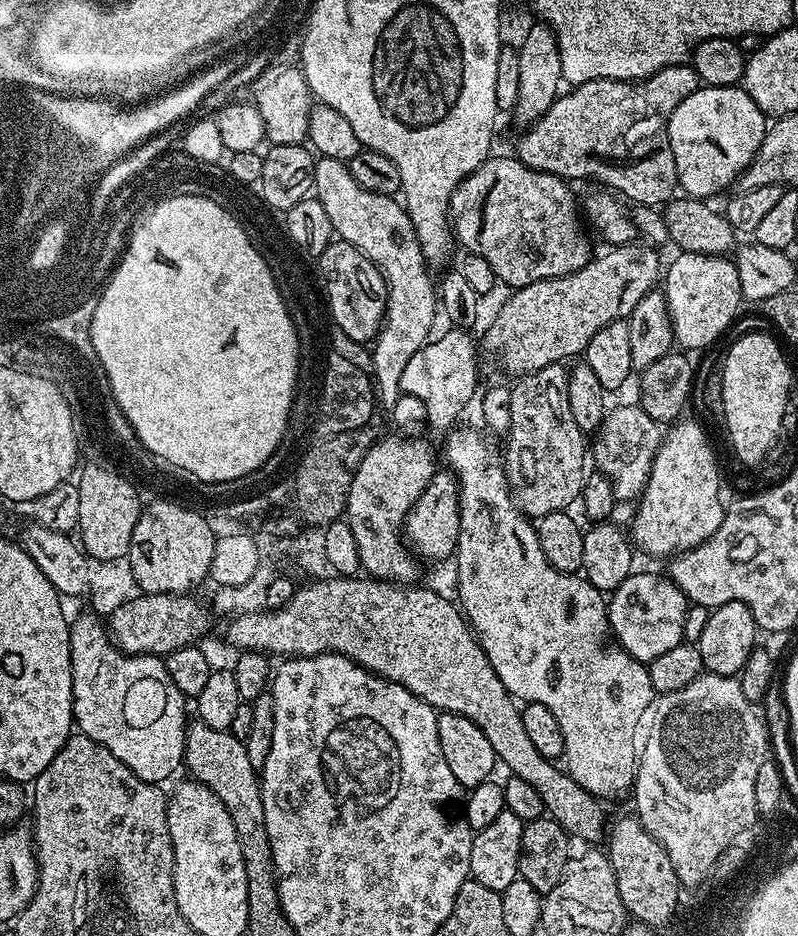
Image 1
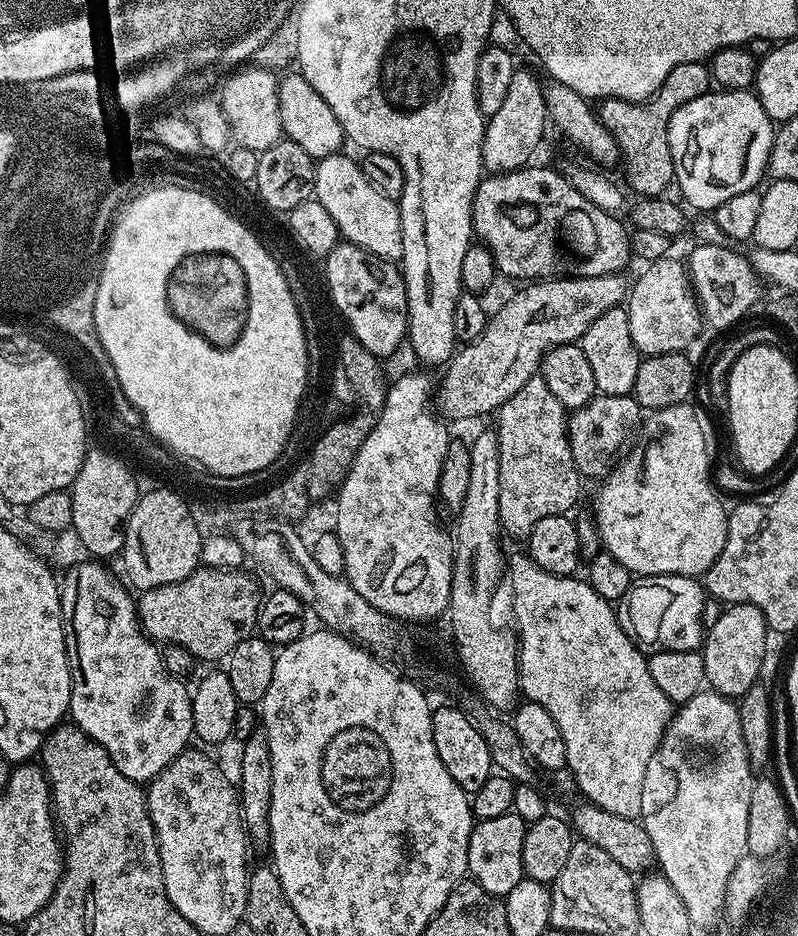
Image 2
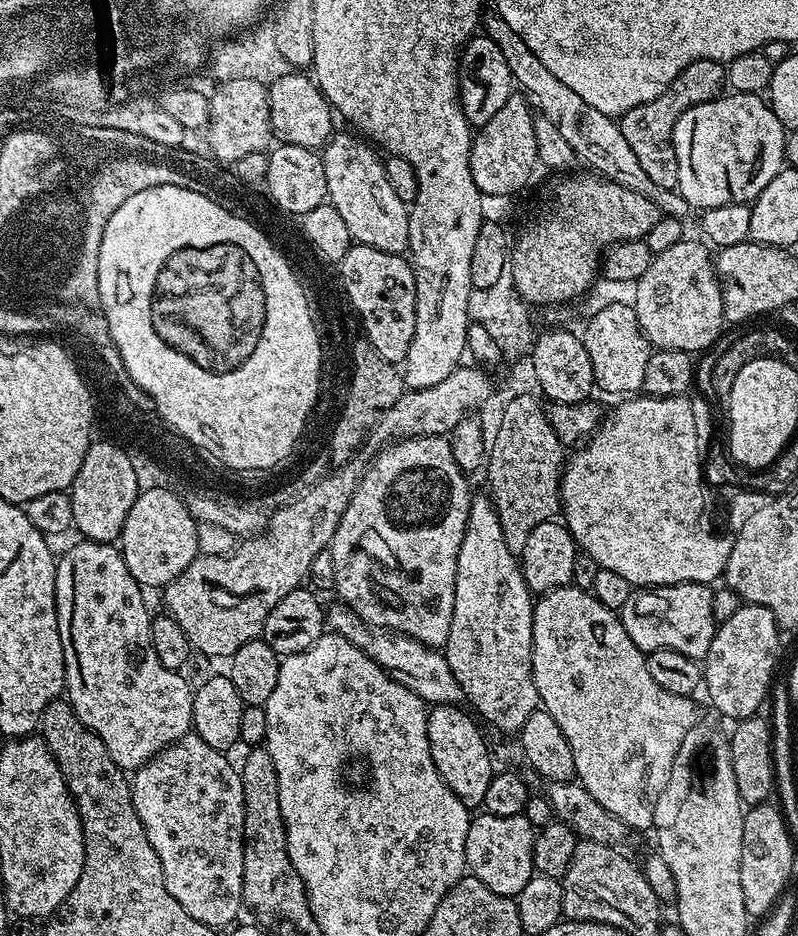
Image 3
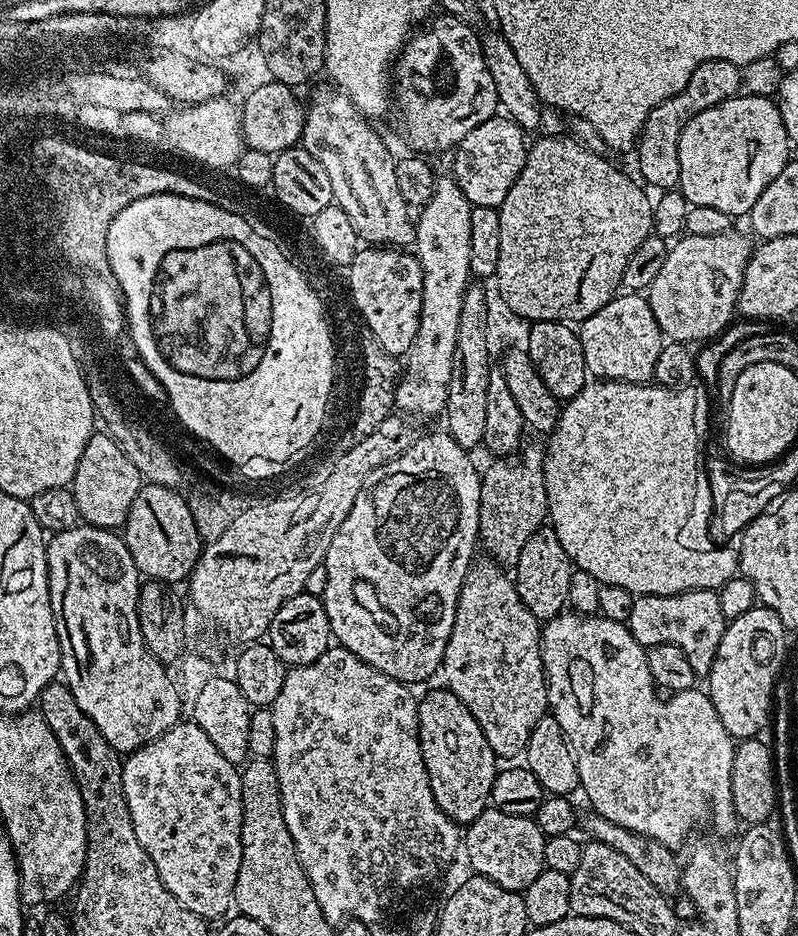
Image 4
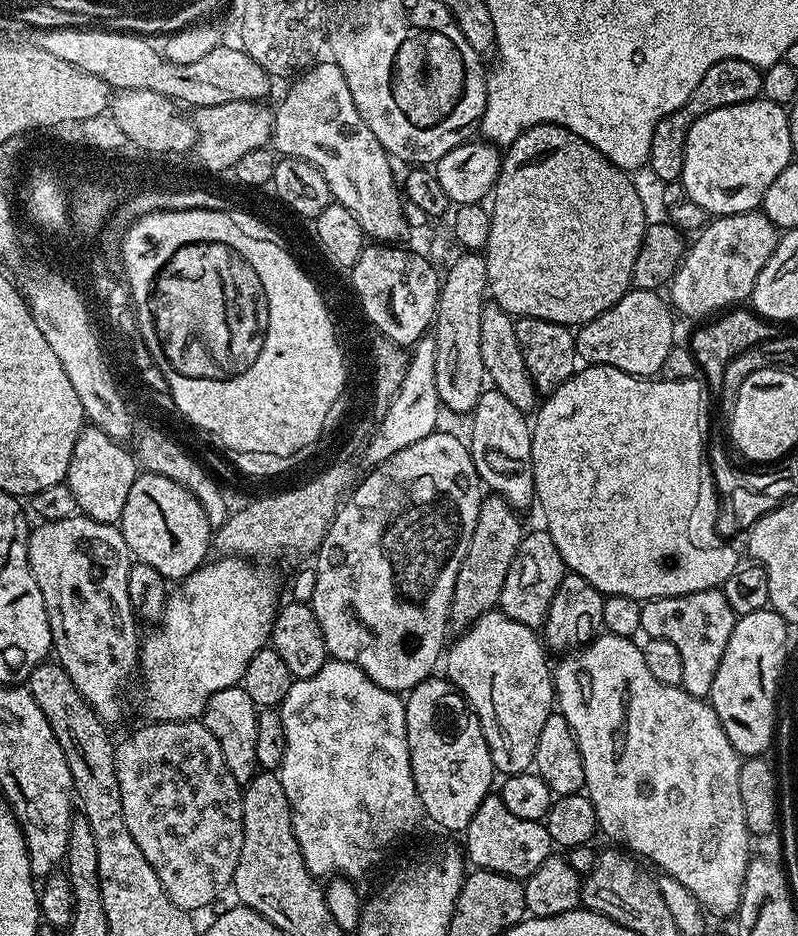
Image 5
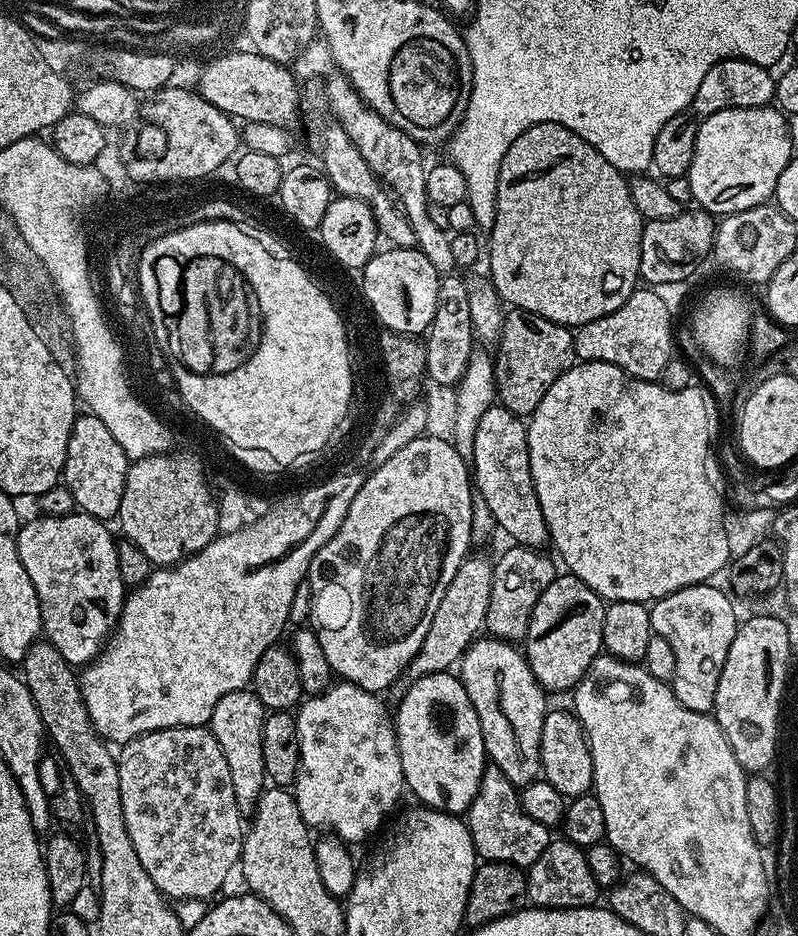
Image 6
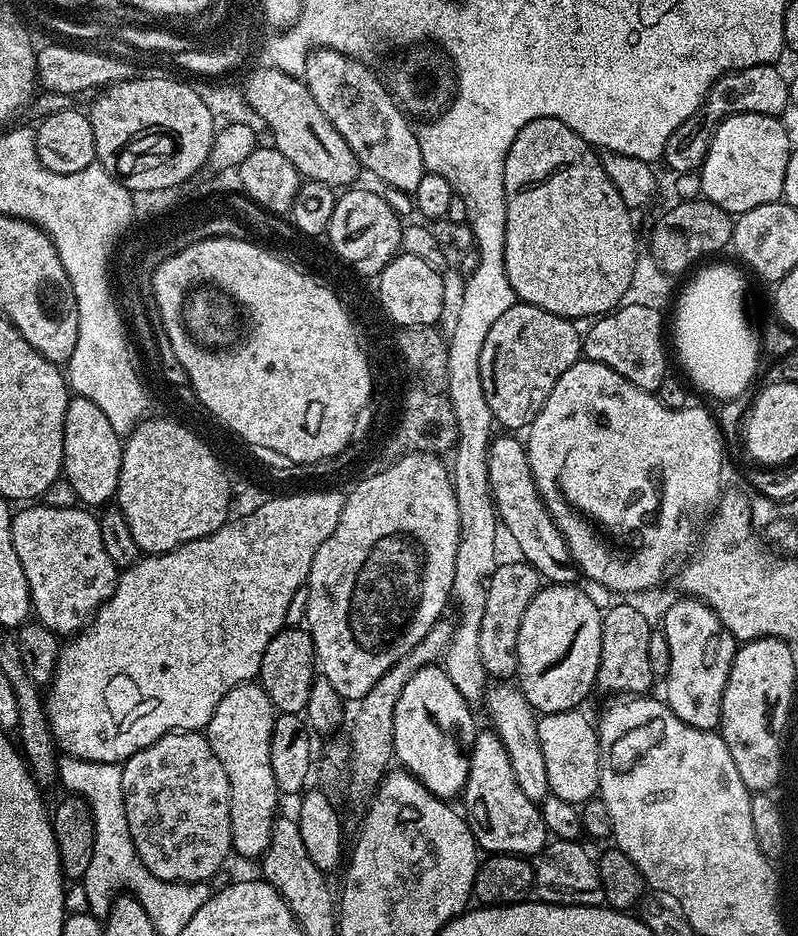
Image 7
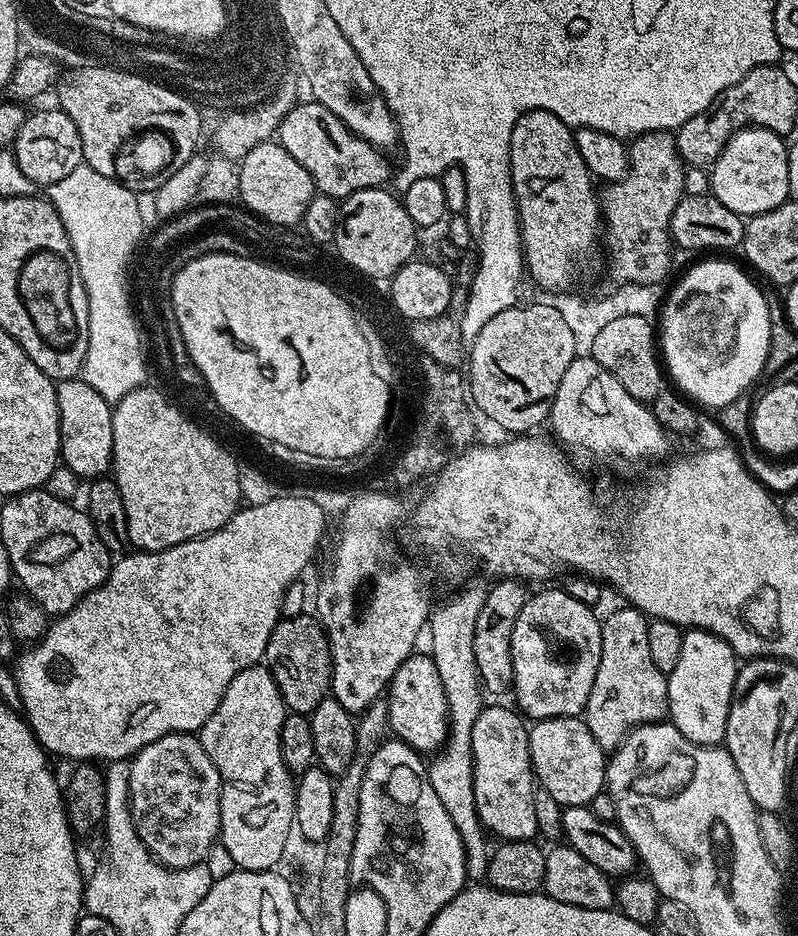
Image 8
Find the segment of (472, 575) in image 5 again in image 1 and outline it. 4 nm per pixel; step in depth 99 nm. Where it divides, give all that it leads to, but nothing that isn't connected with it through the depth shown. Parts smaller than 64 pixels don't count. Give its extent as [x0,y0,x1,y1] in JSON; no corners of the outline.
[502,364,586,518]

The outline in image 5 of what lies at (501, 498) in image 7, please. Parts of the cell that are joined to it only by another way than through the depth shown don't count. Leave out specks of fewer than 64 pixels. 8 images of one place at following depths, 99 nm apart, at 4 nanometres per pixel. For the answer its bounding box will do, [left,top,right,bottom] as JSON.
[469,388,535,510]

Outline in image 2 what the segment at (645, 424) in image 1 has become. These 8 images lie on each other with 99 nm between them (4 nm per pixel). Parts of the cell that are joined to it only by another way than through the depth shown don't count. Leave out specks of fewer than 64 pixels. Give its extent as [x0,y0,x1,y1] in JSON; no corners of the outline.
[568,393,642,479]

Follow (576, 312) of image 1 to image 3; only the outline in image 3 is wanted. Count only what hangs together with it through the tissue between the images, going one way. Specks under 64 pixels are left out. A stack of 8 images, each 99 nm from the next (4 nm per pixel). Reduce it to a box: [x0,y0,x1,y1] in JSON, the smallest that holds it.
[362,367,492,457]

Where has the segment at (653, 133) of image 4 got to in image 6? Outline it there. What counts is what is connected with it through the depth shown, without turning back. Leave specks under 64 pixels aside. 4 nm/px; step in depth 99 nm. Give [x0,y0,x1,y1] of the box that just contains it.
[652,60,776,178]

